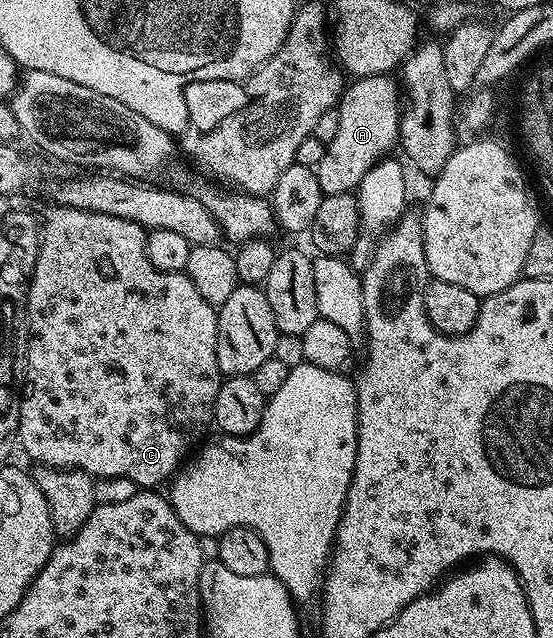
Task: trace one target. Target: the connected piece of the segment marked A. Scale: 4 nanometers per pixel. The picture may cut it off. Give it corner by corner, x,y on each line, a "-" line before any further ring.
373,75
363,79
354,79
353,82
343,90
341,99
338,100
336,108
340,117
340,126
336,128
336,137
326,144
324,158
316,168
320,189
323,195
349,195
360,185
365,177
377,163
391,154
390,151
399,146
398,126
402,120
403,96
400,94
400,83
397,78
390,75

